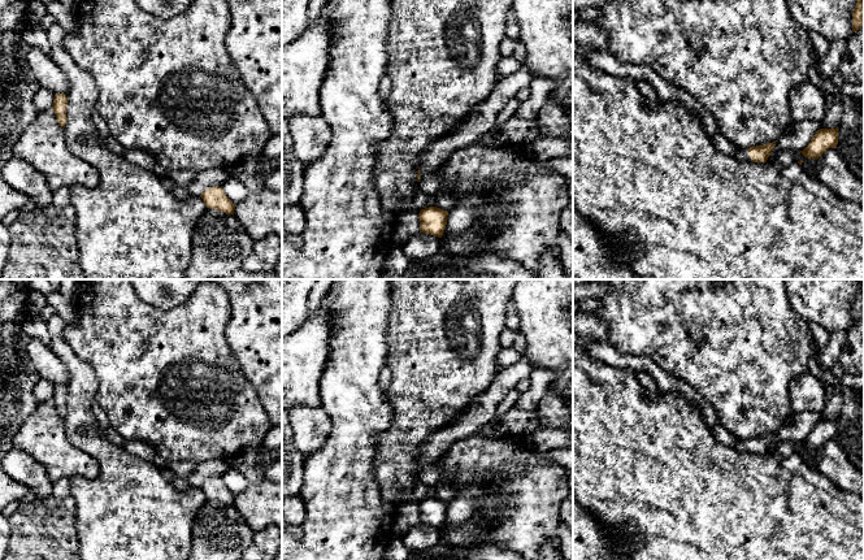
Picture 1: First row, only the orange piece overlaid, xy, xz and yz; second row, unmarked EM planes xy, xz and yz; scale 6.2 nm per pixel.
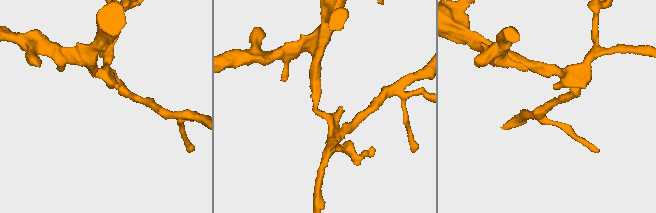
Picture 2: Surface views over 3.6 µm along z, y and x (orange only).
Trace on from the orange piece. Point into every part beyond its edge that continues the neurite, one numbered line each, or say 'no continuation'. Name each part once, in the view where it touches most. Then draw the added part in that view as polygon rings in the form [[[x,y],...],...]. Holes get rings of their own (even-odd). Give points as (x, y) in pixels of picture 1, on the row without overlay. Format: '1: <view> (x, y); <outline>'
1: yz (742, 445); [[[739,439],[733,447],[738,452],[751,452],[747,439]]]

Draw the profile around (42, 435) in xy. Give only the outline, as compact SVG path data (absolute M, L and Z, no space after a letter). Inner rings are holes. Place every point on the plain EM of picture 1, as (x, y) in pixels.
M52 399L38 403L36 409L27 417L13 438L13 447L32 456L47 472L52 481L61 478L94 478L99 465L94 457L74 447L65 434L65 422L57 413Z

